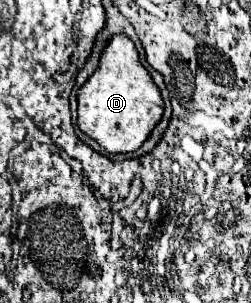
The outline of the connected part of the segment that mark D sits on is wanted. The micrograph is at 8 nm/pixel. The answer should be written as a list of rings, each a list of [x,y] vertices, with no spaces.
[[[125,35],[109,37],[95,73],[79,87],[79,129],[109,153],[133,153],[149,137],[163,115],[163,99],[151,75],[139,61],[139,53]]]

